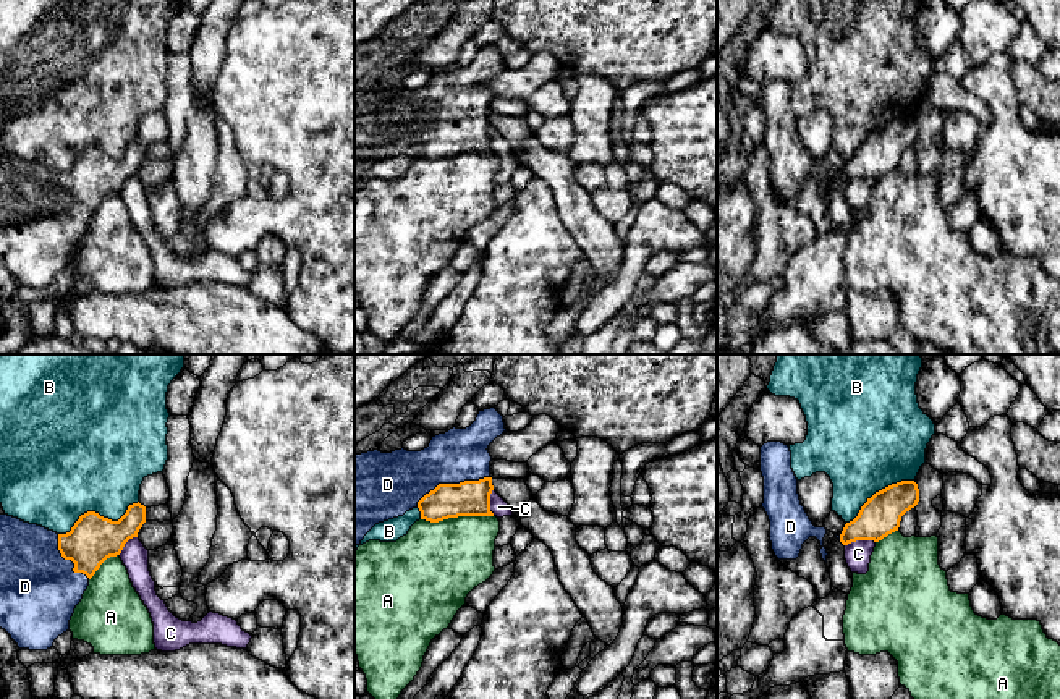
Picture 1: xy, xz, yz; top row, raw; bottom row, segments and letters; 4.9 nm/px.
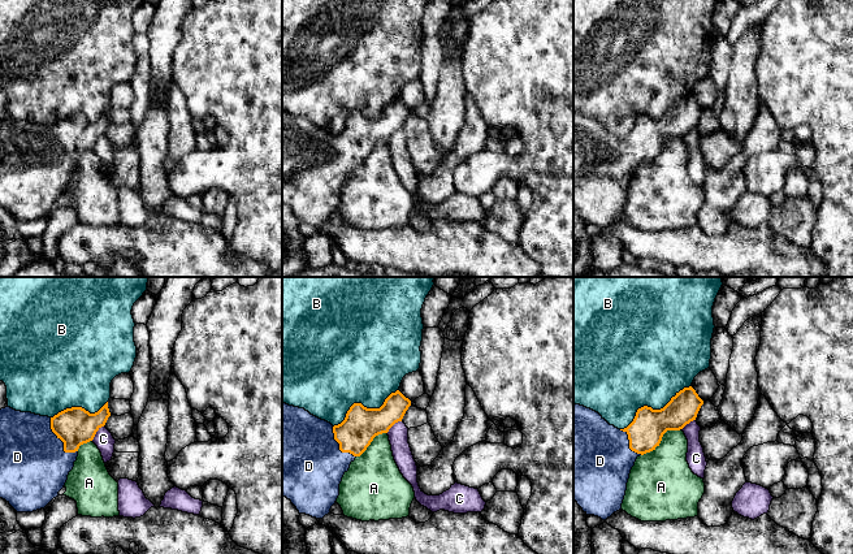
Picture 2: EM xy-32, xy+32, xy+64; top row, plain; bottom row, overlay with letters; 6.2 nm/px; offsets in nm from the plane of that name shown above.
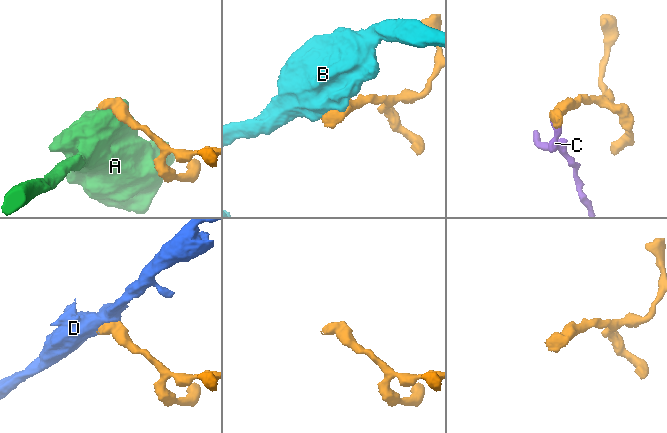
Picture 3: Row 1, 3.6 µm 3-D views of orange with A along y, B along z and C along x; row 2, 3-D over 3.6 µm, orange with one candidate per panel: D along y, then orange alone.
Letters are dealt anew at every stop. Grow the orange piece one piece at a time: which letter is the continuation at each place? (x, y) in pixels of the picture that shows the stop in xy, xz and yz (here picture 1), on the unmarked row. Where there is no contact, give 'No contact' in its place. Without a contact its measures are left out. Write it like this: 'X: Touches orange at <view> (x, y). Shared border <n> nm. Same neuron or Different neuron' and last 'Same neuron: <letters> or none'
A: Touches orange at xz (457, 154). Shared border 360 nm. Different neuron
B: Touches orange at xy (97, 151). Shared border 440 nm. Different neuron
C: Touches orange at yz (860, 177). Shared border 150 nm. Different neuron
D: Touches orange at xz (450, 122). Shared border 400 nm. Same neuron
Same neuron: D

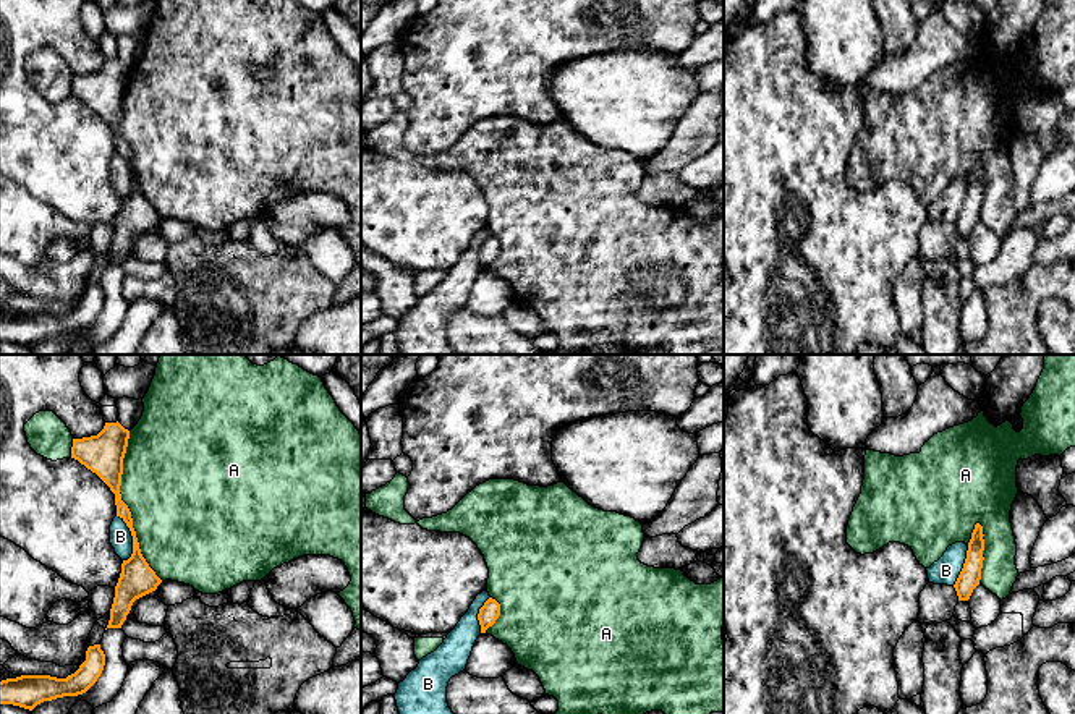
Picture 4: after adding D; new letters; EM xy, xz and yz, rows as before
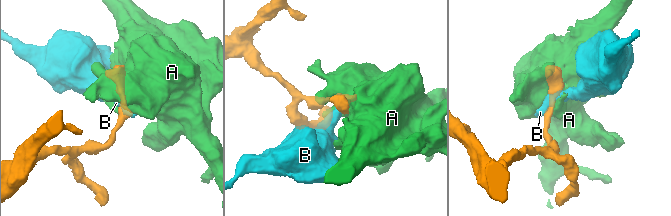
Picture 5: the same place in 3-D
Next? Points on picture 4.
A: Touches orange at xy (127, 143). Shared border 750 nm. Different neuron
B: Touches orange at xy (133, 175). Shared border 240 nm. Different neuron
Same neuron: none

